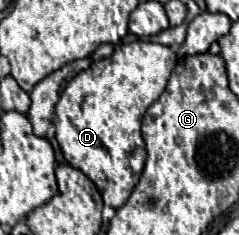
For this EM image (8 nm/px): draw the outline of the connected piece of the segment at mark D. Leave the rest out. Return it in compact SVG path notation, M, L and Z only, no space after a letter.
M132 41L120 45L110 57L80 71L62 91L56 105L56 141L64 159L86 173L98 187L106 205L118 209L136 187L146 161L140 133L142 115L162 95L176 65L176 53L160 43Z

